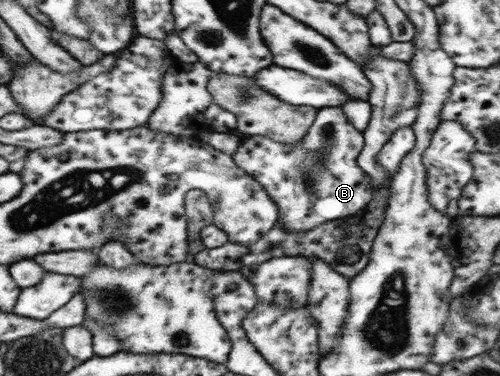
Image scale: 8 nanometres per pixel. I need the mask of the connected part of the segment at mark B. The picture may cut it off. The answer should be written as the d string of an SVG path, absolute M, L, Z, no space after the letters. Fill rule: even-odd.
M325 107L317 111L317 119L313 127L309 127L307 135L299 144L281 144L261 135L244 135L240 139L239 147L232 158L234 162L251 177L255 178L277 204L279 223L283 223L284 230L299 231L299 229L313 229L328 221L357 214L372 200L374 187L372 179L357 163L357 156L364 146L364 135L346 119L341 107ZM313 151L326 151L325 163L313 163Z

